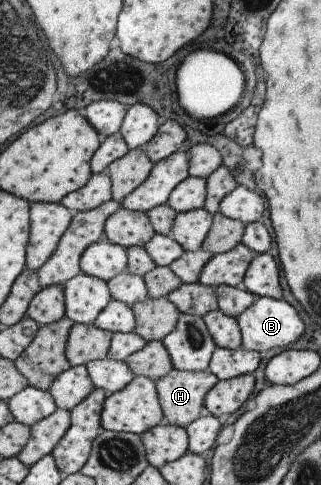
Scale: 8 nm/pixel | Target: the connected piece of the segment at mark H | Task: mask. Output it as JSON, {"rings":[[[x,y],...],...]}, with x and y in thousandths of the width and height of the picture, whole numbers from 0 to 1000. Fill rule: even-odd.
{"rings":[[[536,759],[480,786],[508,870],[573,882],[636,849],[632,825],[679,781],[648,763],[579,767]]]}

